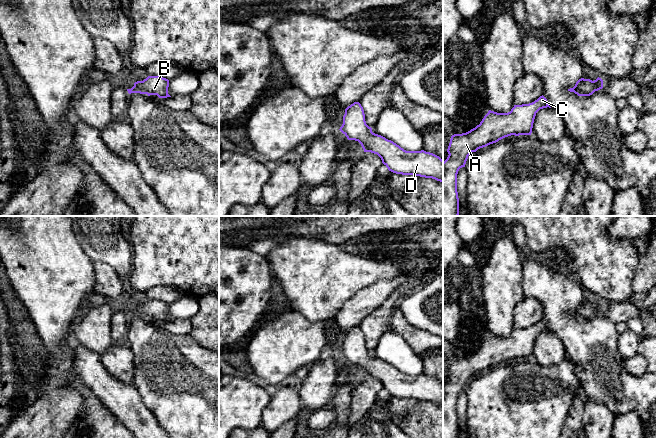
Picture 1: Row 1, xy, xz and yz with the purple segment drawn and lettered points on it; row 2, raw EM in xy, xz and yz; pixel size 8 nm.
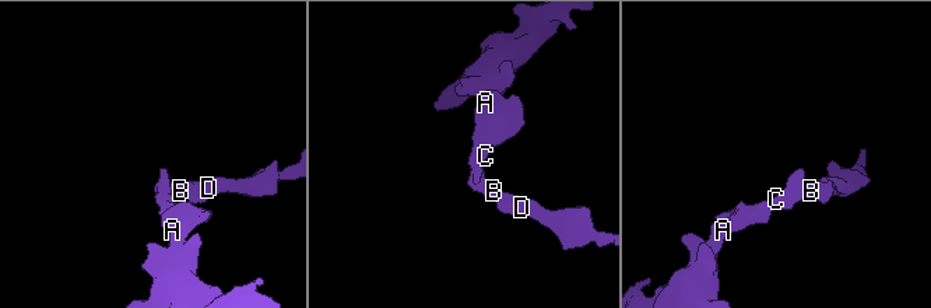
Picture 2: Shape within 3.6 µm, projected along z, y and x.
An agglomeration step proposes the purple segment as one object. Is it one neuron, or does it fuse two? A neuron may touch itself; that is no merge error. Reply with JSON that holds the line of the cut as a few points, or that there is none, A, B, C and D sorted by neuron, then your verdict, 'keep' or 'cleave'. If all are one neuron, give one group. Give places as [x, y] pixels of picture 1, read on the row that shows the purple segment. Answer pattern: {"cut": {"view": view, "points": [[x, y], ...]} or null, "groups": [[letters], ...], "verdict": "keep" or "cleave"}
{"cut": null, "groups": [["A", "B", "C", "D"]], "verdict": "keep"}

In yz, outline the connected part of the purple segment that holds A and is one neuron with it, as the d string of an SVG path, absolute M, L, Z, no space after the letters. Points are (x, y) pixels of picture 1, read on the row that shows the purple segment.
M542 95L529 104L514 105L508 113L489 110L479 125L470 131L451 136L448 157L443 162L443 216L459 215L457 174L468 156L478 149L515 135L531 135L536 113L551 108Z

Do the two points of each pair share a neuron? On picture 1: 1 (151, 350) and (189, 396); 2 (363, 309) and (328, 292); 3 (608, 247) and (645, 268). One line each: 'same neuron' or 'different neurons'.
1: same neuron
2: different neurons
3: different neurons

